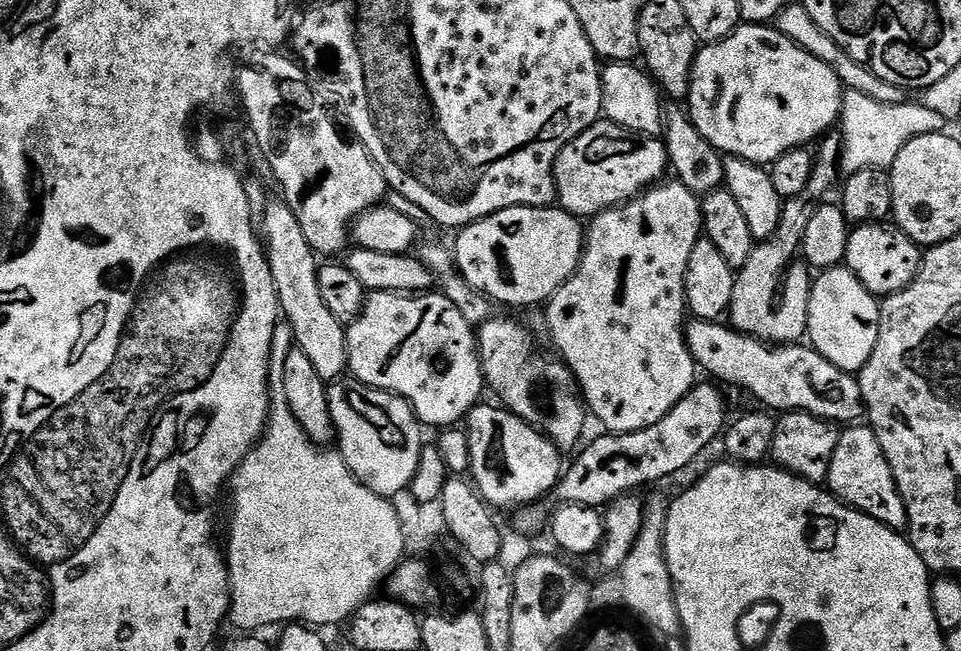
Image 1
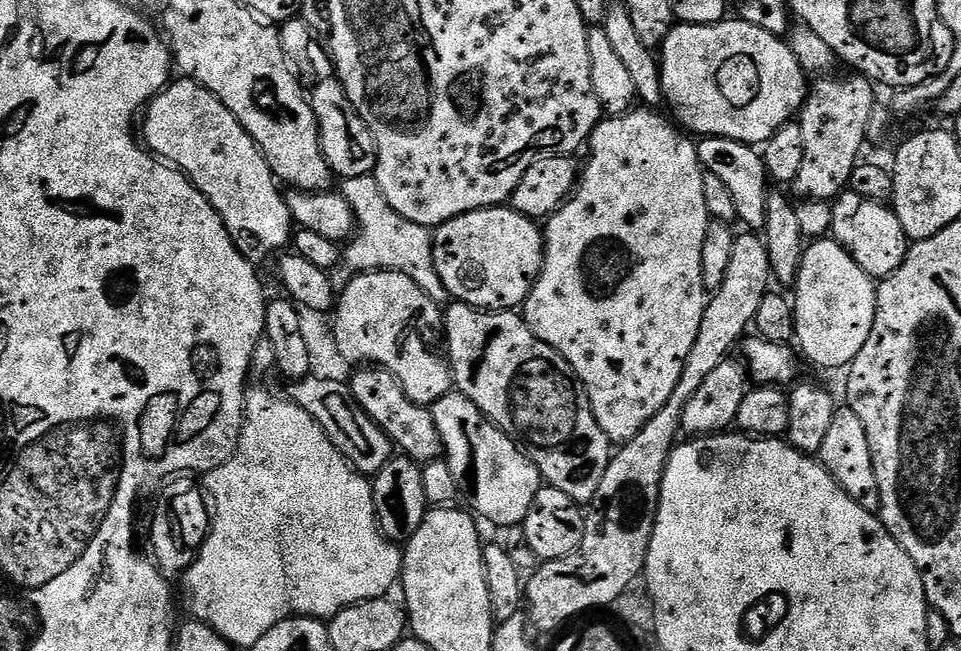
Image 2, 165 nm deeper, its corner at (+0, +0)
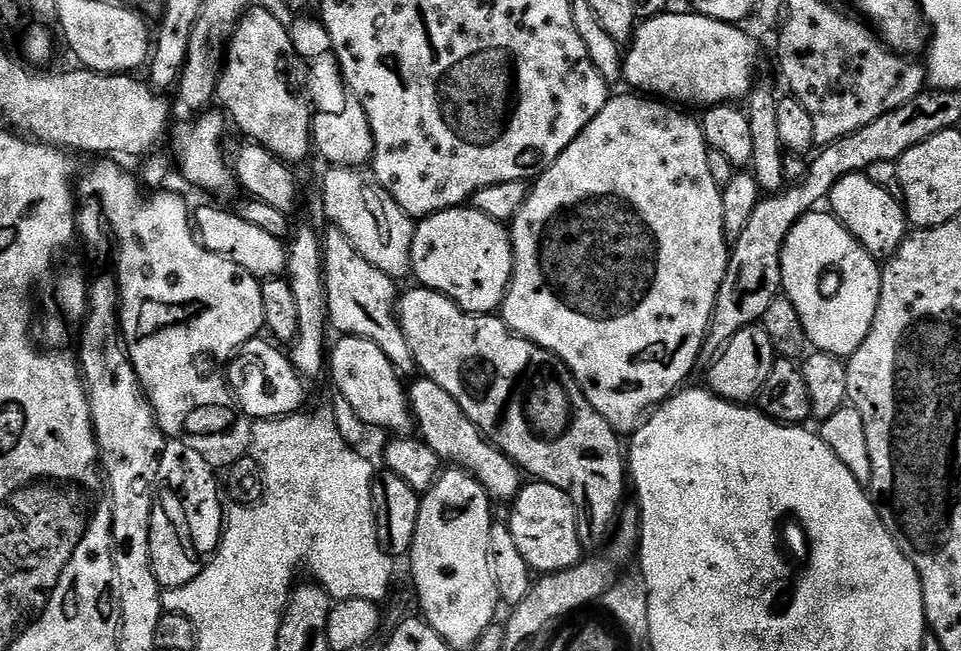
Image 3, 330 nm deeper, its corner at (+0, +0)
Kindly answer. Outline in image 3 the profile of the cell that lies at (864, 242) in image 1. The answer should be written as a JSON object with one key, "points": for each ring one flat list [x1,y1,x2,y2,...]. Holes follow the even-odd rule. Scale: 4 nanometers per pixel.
{"points":[[863,172,843,176,834,186,834,190,830,190,826,204,837,222,871,256,877,258,895,256,904,237,909,235,910,225,903,203,886,190,882,190,882,186,874,186,874,182,870,182,870,178]]}

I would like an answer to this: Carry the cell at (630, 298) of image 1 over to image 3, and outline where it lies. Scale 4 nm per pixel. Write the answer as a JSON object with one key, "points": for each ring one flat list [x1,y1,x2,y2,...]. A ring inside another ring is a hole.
{"points":[[644,94,628,95,632,96,613,95,609,98,604,109,594,118,594,122,590,122,590,126,586,126,586,130,582,130,582,134,578,134,578,138,574,142,570,142,570,146,566,146,564,153,550,167,544,169,539,176,535,177,528,197,524,199,524,205,520,207,518,214,510,222,510,235,512,238,512,281,508,284,508,293,505,294,502,305,502,318,508,324,508,327,519,334,519,336,524,336,530,342,542,346,547,352,553,352,572,371,572,376,578,382,582,394,586,394,590,406,594,406,594,410,598,410,598,414,602,414,604,421,617,434,631,433,651,413,653,408,663,404,669,396,673,395,685,383,683,380,695,370,696,364,699,365,701,363,700,352,704,349,704,340,708,337,708,327,710,327,714,302,718,298,718,290,722,286,722,278,726,274,728,253,730,251,730,241,724,236,724,227,722,226,722,190,714,182,714,178,710,178,710,166,708,165,708,153,710,149,708,143,704,141,704,129,701,121,697,117,695,120,694,117,687,116,684,113,687,111,681,110,671,103,661,102,659,99,649,98]]}

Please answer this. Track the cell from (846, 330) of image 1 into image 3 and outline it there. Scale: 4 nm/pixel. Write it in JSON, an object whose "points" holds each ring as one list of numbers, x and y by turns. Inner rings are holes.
{"points":[[813,210,806,213,790,230,784,240,782,250,782,292,790,302,794,302,794,310,798,310,798,318,802,318,802,330,806,330,809,345,815,351,829,352,832,356,847,358,862,346,866,334,870,334,870,326,874,322,874,314,880,297,881,265,877,257,871,256,842,225,837,222,831,211]]}

